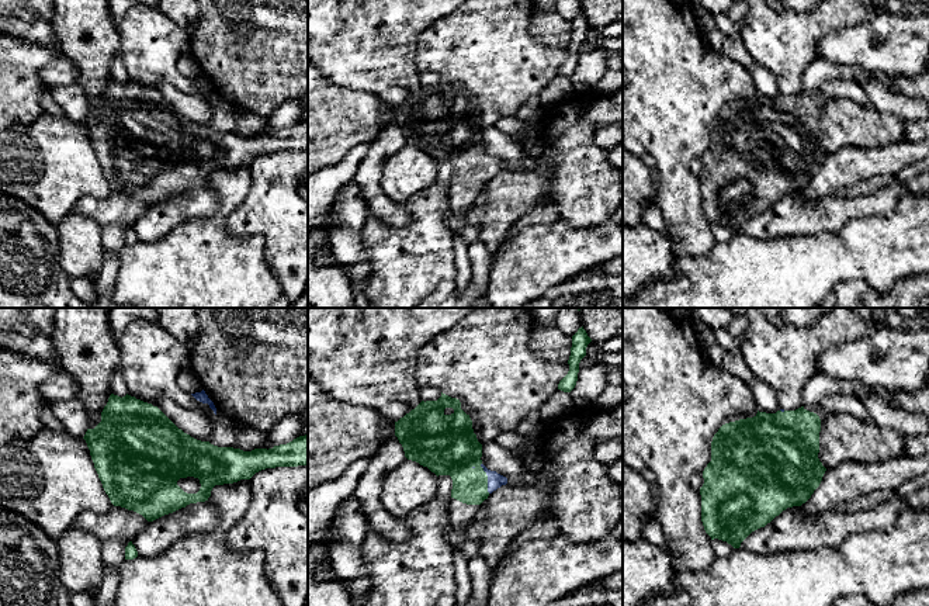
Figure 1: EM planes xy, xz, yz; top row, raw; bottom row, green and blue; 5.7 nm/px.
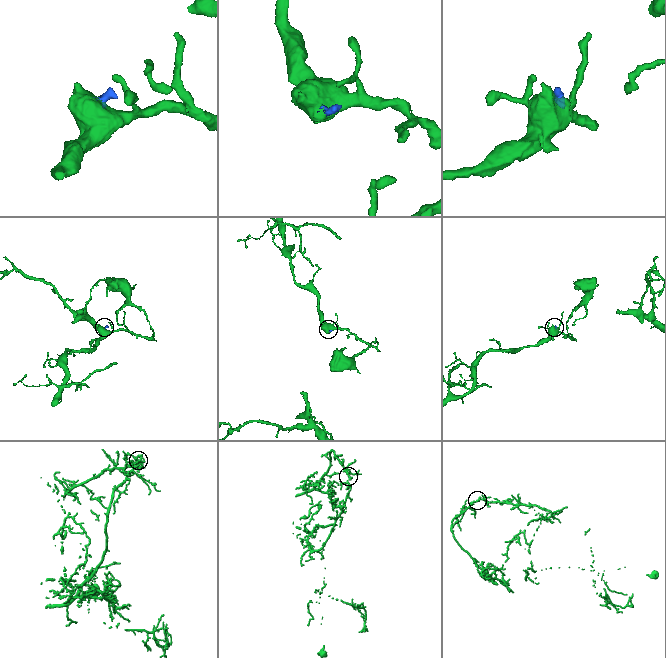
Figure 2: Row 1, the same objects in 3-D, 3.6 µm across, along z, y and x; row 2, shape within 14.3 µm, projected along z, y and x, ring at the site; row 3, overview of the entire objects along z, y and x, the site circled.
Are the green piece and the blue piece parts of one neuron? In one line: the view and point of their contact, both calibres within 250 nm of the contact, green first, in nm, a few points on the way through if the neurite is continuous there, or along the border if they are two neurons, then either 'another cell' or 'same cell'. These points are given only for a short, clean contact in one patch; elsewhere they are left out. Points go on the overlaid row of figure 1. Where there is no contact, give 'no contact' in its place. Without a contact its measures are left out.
xz (486, 478) | 300/90 nm | across xz (453, 450), (486, 478), (495, 480) | same cell

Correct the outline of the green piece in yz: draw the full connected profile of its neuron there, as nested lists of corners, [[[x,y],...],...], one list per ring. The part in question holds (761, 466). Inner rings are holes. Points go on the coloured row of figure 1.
[[[818,405],[801,406],[795,411],[780,409],[776,413],[759,412],[753,418],[722,425],[711,441],[711,461],[703,471],[701,522],[711,540],[727,541],[734,548],[755,530],[765,527],[783,510],[805,503],[819,486],[826,468],[818,458],[819,432],[825,419],[833,413],[821,411]]]

